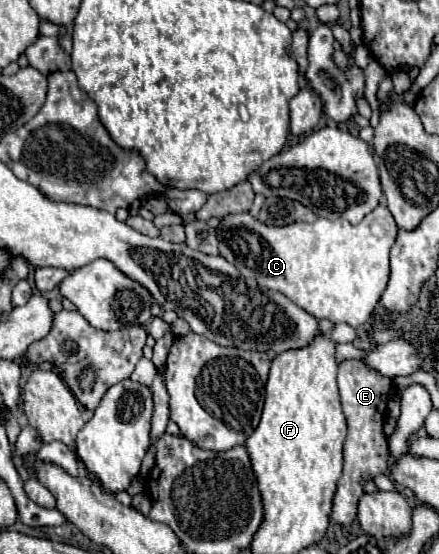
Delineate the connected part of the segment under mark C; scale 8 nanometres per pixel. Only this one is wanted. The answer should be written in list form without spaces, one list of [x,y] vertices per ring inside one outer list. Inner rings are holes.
[[[382,201],[358,225],[350,225],[346,219],[316,219],[314,223],[264,227],[250,213],[238,213],[224,217],[216,233],[222,257],[240,267],[244,277],[256,279],[260,287],[284,293],[316,319],[324,317],[332,323],[360,327],[370,321],[388,285],[388,253],[396,241],[398,227]]]

